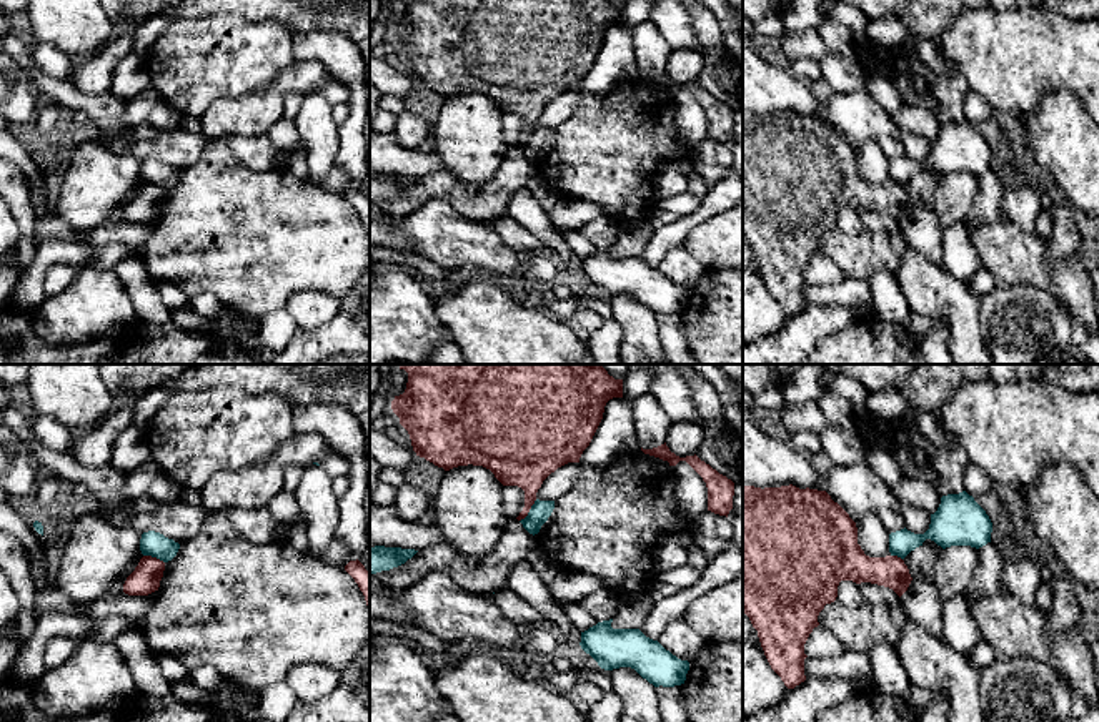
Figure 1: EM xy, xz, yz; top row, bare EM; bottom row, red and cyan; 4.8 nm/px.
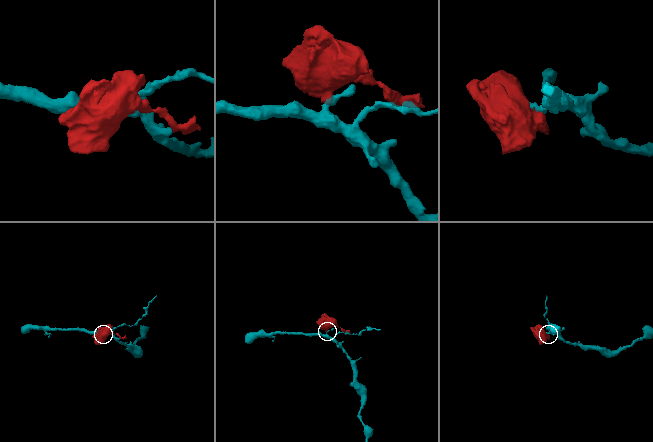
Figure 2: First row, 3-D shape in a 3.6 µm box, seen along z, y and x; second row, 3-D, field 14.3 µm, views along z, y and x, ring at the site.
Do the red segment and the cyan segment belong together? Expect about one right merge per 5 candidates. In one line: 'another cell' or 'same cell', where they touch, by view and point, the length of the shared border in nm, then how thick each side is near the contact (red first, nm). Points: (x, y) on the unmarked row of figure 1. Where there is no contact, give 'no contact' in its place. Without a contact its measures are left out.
another cell | xz (528, 138) | 140 nm | 260/100 nm

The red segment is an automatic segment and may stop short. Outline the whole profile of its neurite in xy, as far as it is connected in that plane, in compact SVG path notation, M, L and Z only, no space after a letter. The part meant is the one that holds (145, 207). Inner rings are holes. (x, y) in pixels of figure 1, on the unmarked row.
M143 183L135 198L127 205L123 220L128 223L148 223L158 218L163 198L163 188Z

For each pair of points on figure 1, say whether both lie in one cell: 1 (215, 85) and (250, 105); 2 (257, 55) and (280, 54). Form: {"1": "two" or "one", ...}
{"1": "two", "2": "one"}

